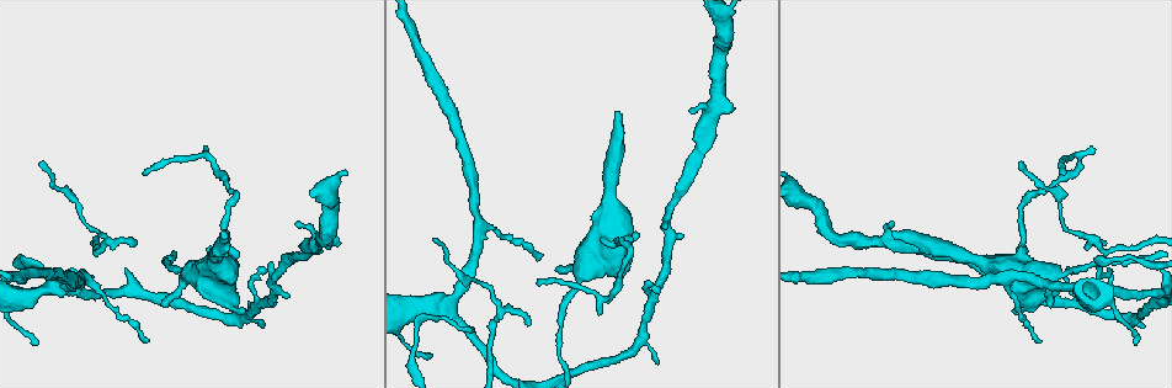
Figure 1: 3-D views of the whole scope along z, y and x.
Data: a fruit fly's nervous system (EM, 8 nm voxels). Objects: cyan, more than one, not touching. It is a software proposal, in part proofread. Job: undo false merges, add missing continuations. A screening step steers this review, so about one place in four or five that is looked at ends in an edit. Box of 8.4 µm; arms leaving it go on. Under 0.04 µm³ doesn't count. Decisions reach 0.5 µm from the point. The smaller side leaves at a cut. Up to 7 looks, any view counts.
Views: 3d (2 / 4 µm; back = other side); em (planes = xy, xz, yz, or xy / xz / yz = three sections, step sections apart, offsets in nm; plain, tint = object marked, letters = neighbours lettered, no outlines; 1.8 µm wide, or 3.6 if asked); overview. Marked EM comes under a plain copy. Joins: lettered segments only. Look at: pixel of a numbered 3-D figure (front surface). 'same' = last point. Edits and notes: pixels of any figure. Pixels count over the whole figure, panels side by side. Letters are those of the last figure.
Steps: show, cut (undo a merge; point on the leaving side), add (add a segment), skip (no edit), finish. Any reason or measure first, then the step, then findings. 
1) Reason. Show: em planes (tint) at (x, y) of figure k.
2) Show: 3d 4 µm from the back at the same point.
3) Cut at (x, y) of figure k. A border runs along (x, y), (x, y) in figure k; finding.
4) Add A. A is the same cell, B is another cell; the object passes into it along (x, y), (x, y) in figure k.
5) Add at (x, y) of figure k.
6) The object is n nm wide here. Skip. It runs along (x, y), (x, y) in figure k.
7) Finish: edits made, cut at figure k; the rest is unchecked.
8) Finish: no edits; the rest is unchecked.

Branch stops here. Show: em planes (letters) at (471, 332) of figure 1.

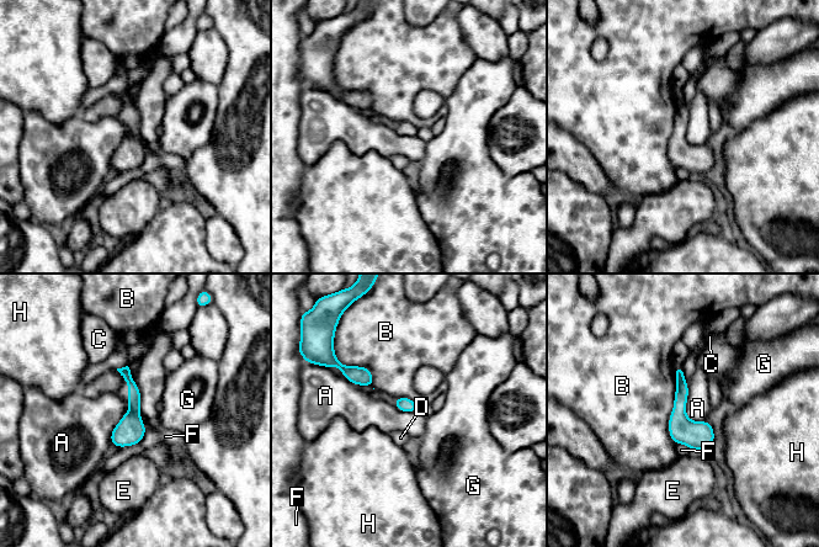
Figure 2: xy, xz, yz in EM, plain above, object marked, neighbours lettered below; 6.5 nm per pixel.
The object is 100 nm wide here. Cut at (679, 372) of figure 2. A, B, C, D, E, F, G and H are other cells; a border runs along (684, 378), (677, 382) in figure 2; two neurons meet here.

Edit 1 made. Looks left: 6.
Show: overview.

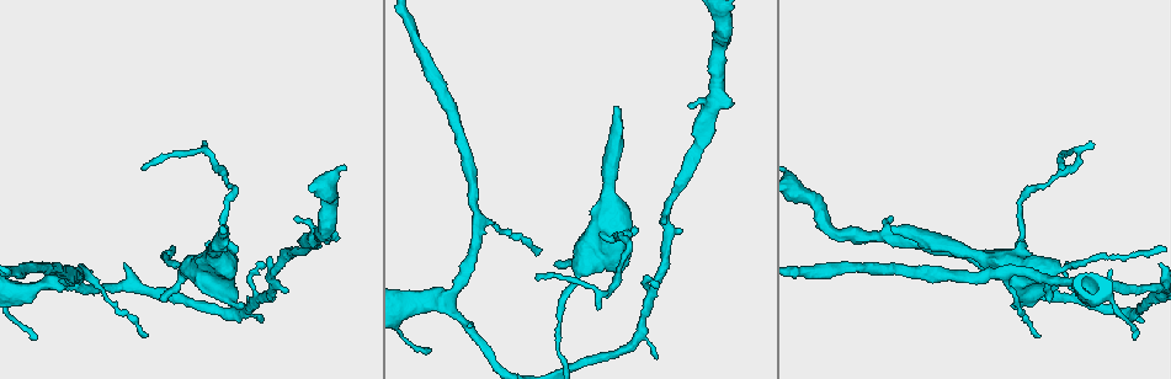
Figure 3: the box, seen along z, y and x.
Branch stops here. Show: em xz step 8 (letters) at (637, 228) of figure 3.

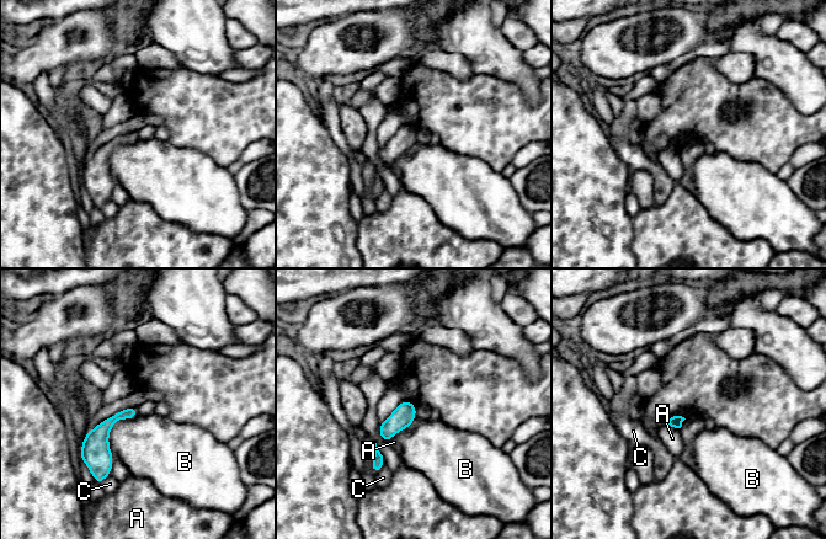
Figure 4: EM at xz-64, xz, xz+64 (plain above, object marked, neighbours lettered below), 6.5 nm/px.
Show: em planes (letters) at the same point.

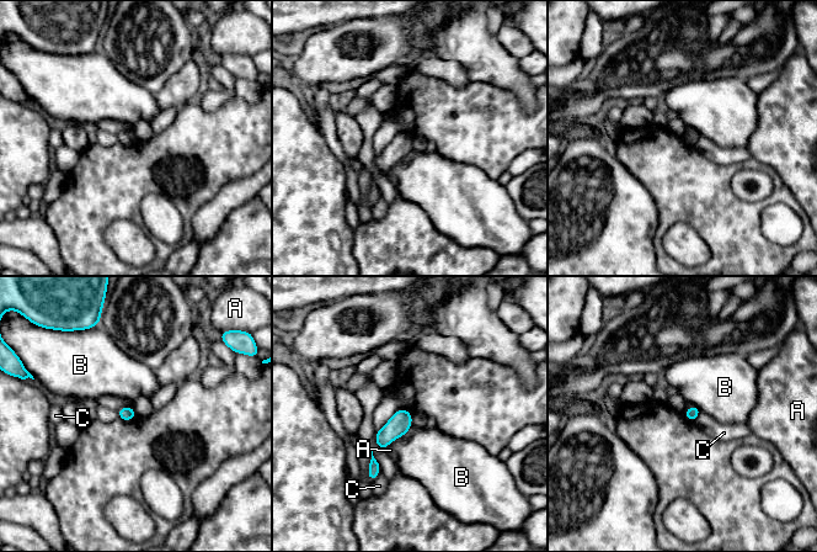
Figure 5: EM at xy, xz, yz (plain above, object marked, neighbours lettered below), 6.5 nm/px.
Skip. A, B and C are other cells; none of them fits.

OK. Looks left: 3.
Long arm stops here. Show: em yz step 4 (letters) at (615, 107) of figure 3.

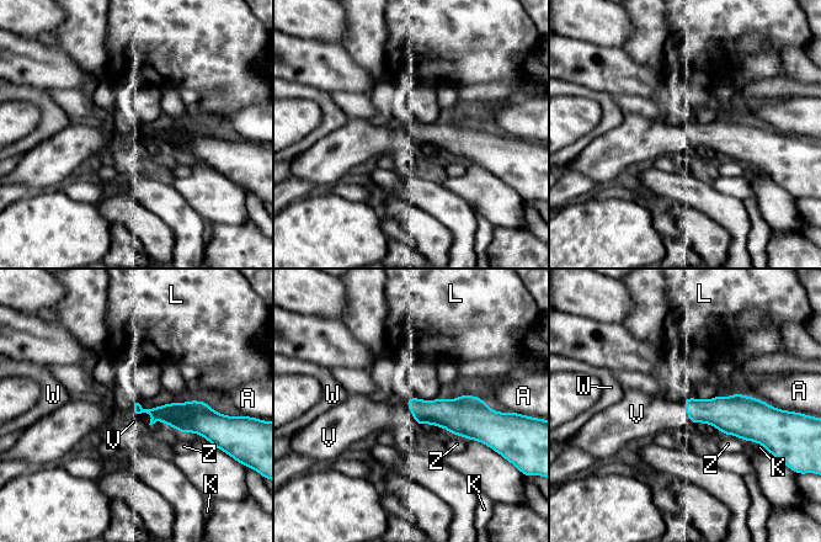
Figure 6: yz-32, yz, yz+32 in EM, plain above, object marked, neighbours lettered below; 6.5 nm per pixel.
Add V. V is the same cell, A, K, L, W and Z are other cells; the neuron continues.

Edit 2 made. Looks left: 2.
Finish: edits made, cut at figure 2, add at figure 6; the rest is unchecked.

